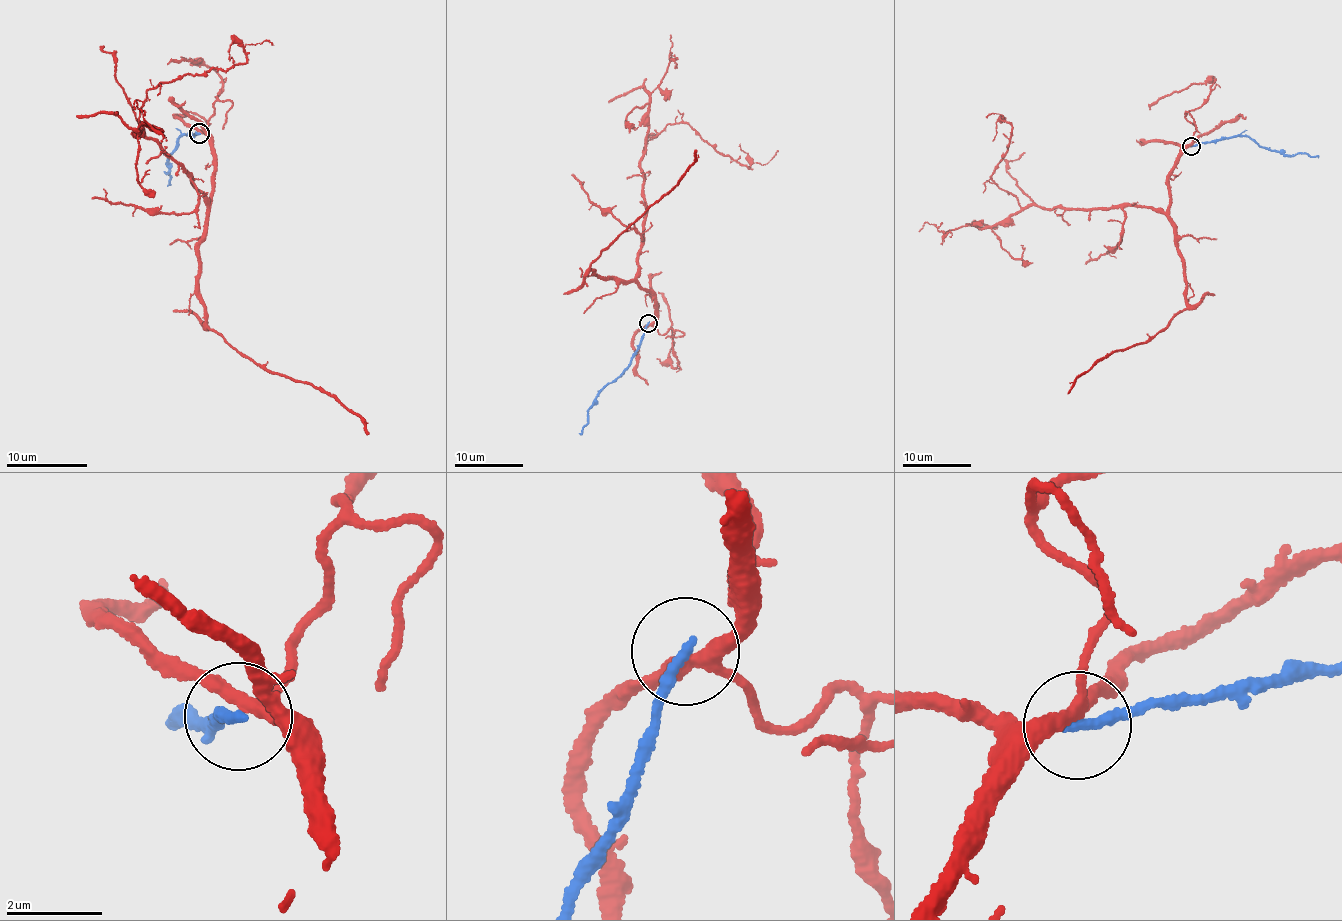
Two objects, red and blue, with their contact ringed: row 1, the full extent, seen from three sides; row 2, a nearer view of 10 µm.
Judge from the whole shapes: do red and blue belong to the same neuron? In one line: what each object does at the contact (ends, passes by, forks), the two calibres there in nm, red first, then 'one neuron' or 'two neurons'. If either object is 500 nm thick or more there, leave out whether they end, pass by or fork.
red forks | blue ends | 240/240 nm | two neurons

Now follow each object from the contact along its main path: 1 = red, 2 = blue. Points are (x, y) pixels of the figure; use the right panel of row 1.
1: (1192, 144), (1174, 166), (1164, 211), (1022, 208), (990, 178), (1011, 125), (1000, 114), (986, 117)
2: (1192, 146), (1227, 137), (1251, 137), (1262, 146), (1277, 151), (1319, 156)

